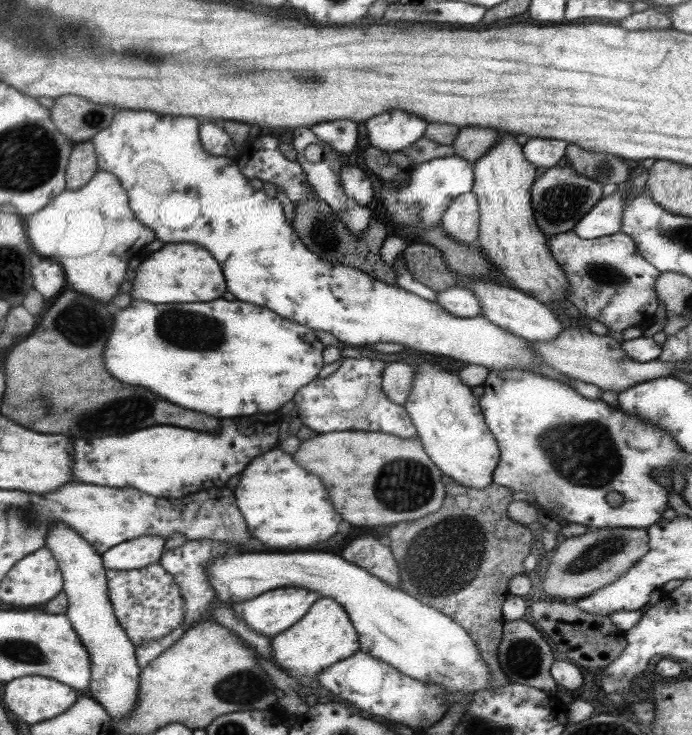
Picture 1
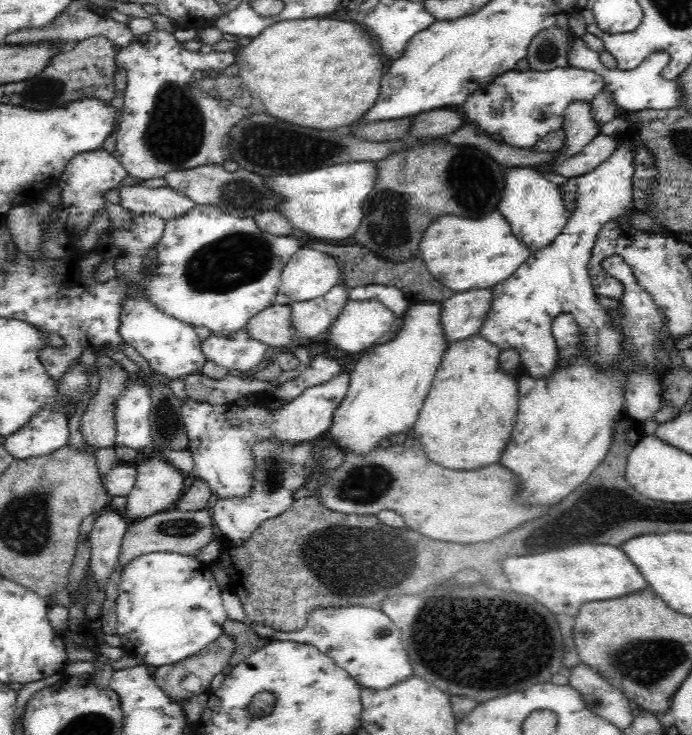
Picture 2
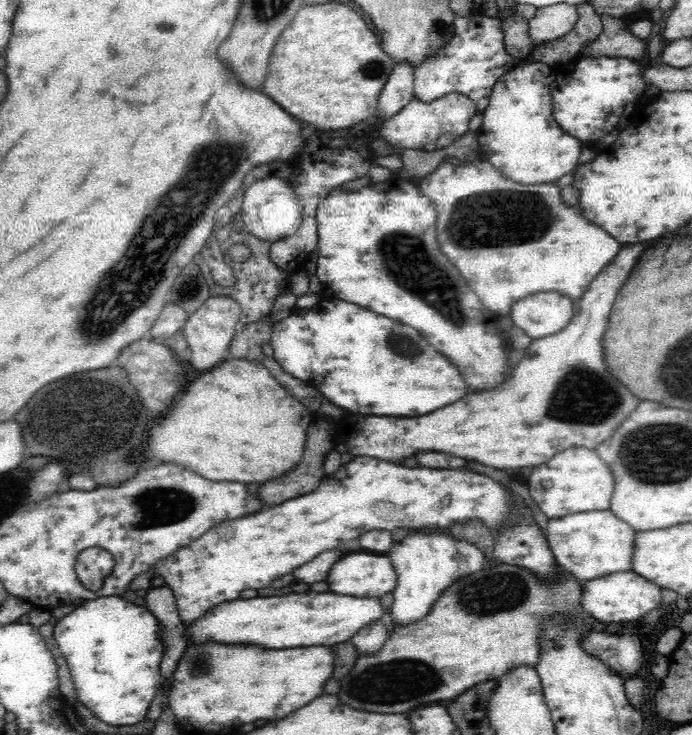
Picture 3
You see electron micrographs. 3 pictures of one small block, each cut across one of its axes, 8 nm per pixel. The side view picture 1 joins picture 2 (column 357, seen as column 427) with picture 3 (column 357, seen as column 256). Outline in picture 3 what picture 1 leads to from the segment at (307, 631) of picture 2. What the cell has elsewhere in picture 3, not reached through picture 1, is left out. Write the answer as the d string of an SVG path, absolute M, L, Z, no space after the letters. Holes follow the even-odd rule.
M356 552L356 554L348 554L346 558L342 558L340 562L336 562L326 578L330 592L338 592L340 596L356 596L356 598L376 598L380 600L386 594L394 594L394 588L398 584L398 574L394 572L394 564L392 558L388 554L364 554L364 552Z

